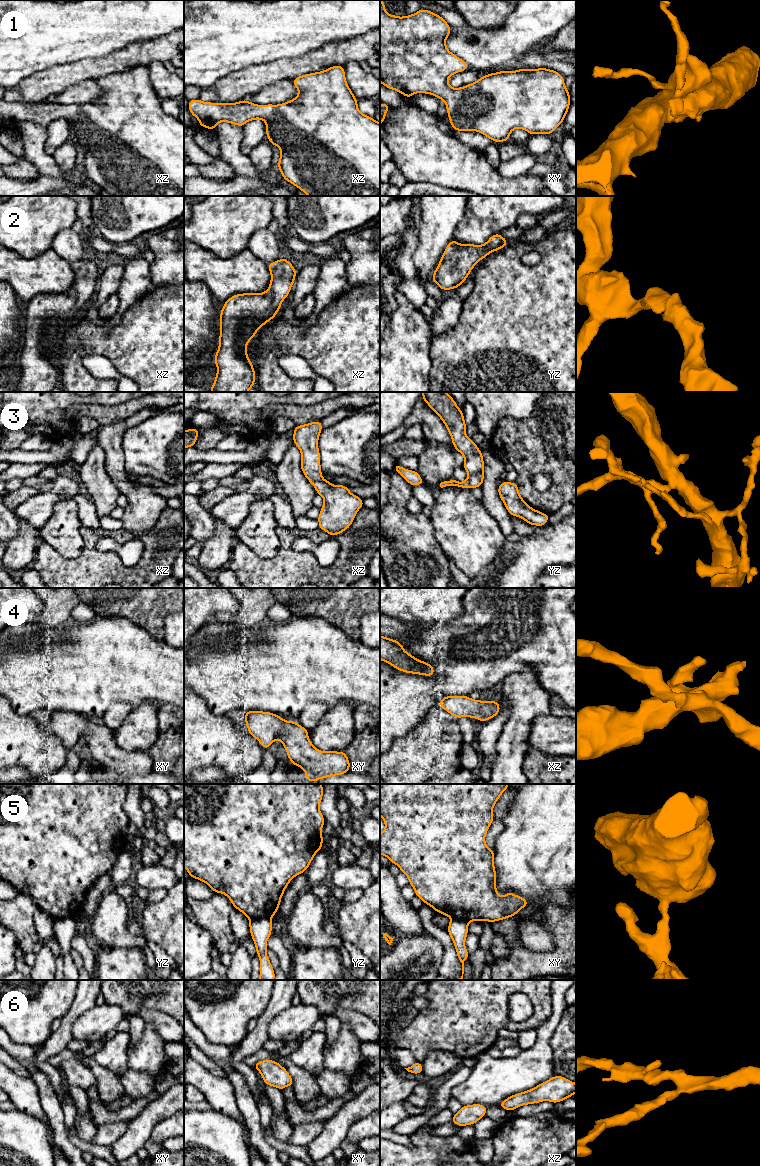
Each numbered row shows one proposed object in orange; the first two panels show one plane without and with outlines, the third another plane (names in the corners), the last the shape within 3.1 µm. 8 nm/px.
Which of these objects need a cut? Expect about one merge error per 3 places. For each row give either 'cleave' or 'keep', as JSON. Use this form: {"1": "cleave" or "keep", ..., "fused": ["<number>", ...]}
{"1": "keep", "2": "keep", "3": "keep", "4": "keep", "5": "cleave", "6": "keep", "fused": ["5"]}

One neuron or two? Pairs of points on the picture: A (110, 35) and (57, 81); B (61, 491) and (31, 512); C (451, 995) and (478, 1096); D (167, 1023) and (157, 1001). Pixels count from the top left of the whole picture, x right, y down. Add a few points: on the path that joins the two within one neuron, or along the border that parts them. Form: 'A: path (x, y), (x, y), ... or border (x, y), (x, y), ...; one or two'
A: border (105, 55), (70, 61), (59, 65); two
B: path (54, 495), (38, 508); one
C: border (485, 1051), (475, 1057); two
D: border (137, 1011), (140, 1009), (159, 1010), (173, 1018); two

